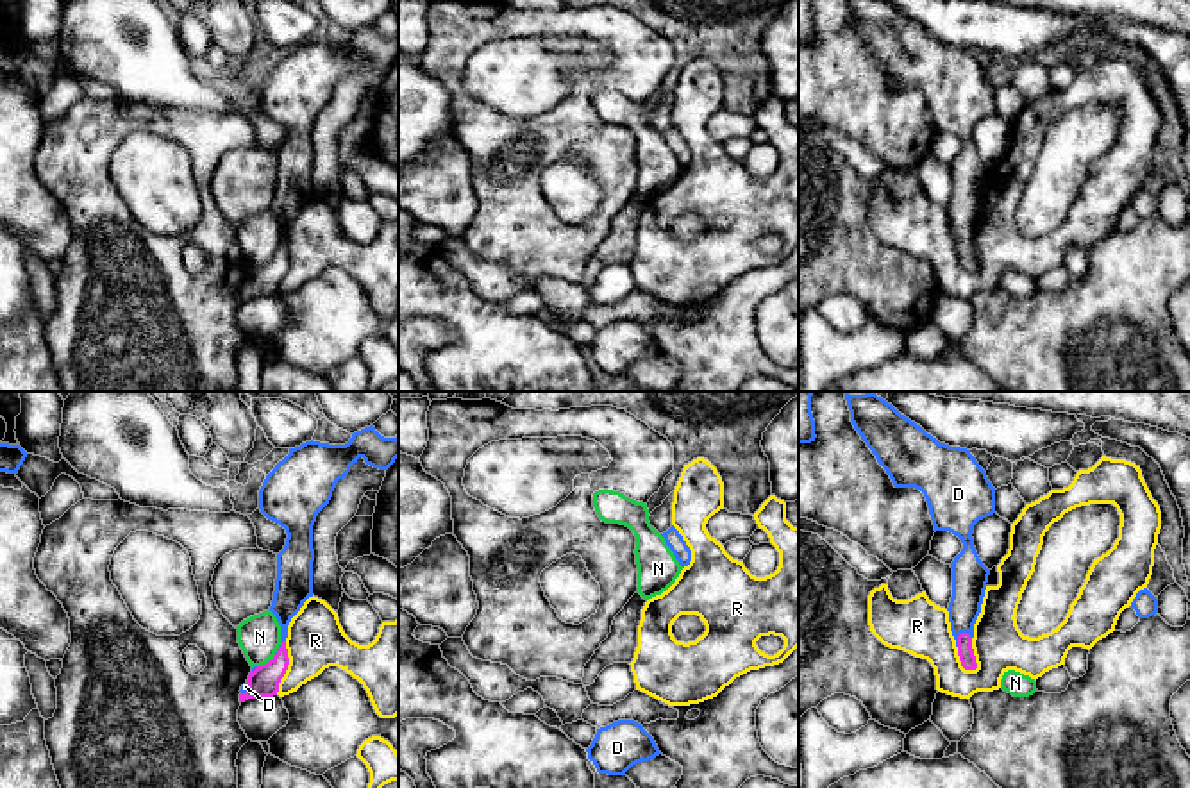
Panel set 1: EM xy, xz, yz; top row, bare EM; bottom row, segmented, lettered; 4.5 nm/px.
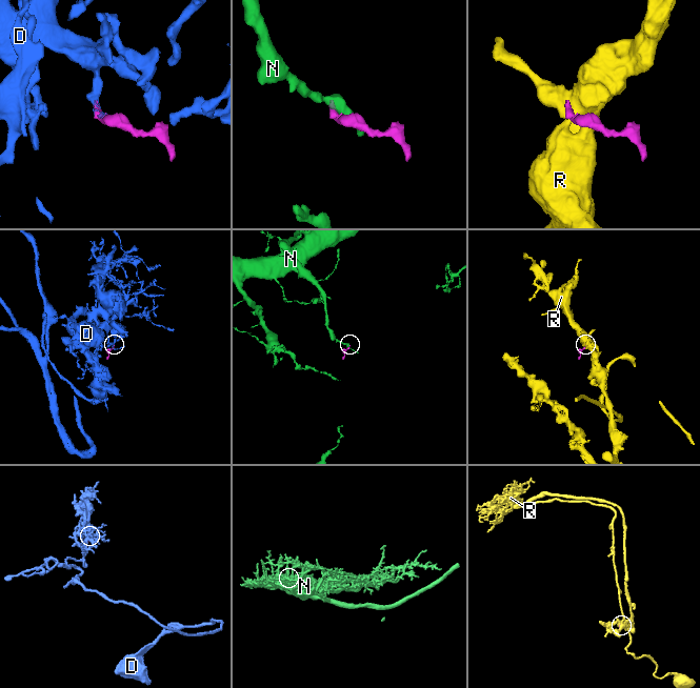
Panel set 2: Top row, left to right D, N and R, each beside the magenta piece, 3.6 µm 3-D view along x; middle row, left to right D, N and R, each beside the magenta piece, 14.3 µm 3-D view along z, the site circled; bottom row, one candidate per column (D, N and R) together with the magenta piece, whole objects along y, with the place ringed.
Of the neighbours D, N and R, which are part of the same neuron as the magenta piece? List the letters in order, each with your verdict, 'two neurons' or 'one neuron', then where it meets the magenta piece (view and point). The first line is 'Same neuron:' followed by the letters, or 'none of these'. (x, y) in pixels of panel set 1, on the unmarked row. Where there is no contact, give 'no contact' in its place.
Same neuron: D
D: one neuron; meets magenta in yz at (958, 236)
N: two neurons; meets magenta in xy at (268, 261)
R: two neurons; meets magenta in yz at (962, 263)

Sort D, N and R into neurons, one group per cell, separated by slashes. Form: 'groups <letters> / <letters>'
groups D / N / R

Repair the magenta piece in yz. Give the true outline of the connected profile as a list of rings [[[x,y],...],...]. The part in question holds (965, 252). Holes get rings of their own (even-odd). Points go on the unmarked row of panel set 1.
[[[847,0],[847,5],[854,29],[886,70],[893,86],[920,89],[926,96],[934,130],[949,130],[963,143],[961,152],[951,163],[952,197],[947,211],[961,266],[976,270],[977,263],[972,248],[974,223],[981,213],[990,170],[979,159],[972,134],[979,120],[995,113],[995,88],[970,50],[940,43],[886,0]]]

